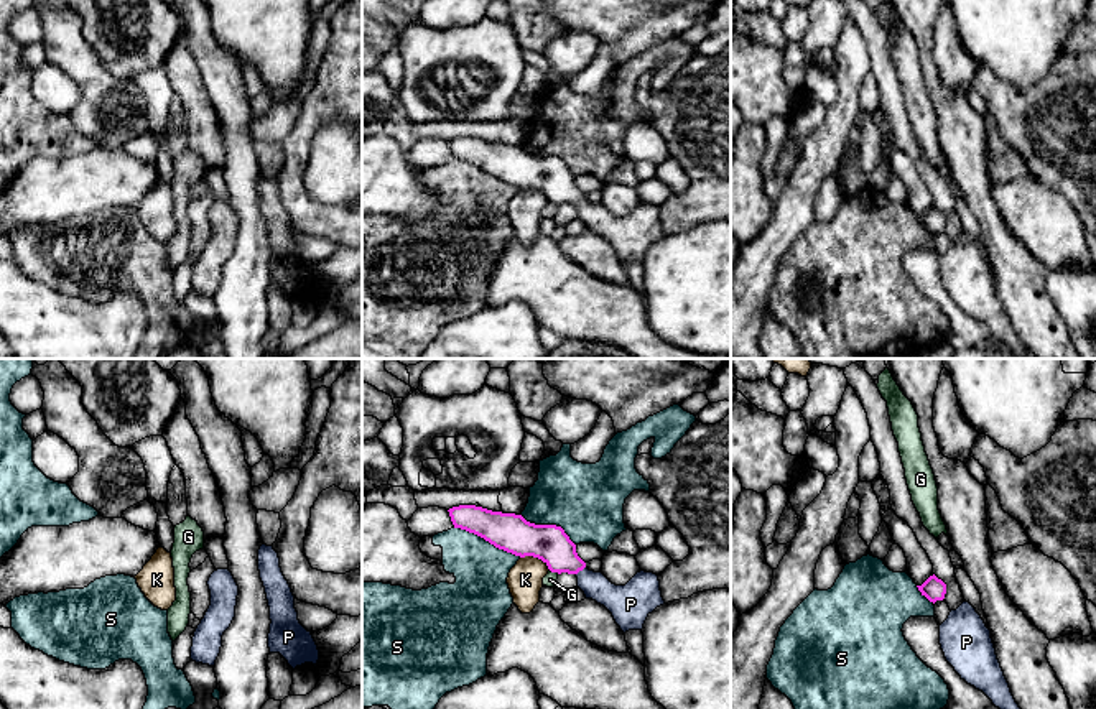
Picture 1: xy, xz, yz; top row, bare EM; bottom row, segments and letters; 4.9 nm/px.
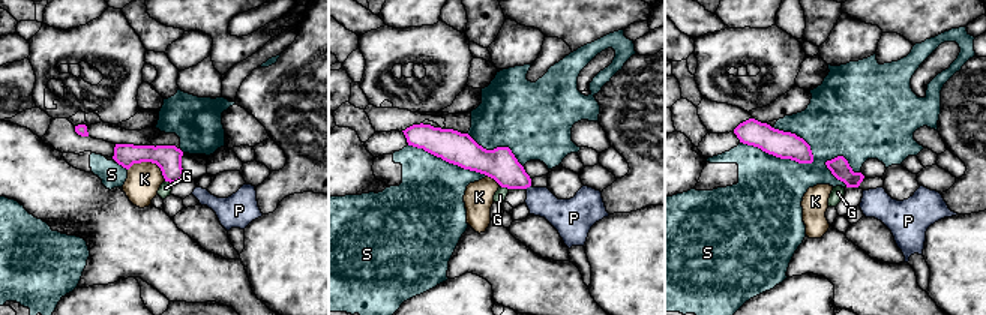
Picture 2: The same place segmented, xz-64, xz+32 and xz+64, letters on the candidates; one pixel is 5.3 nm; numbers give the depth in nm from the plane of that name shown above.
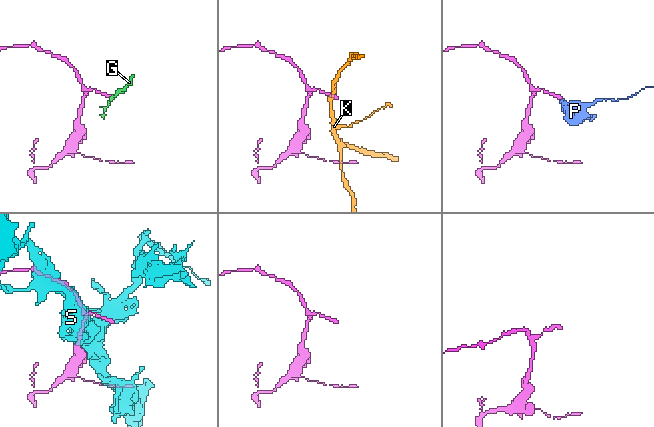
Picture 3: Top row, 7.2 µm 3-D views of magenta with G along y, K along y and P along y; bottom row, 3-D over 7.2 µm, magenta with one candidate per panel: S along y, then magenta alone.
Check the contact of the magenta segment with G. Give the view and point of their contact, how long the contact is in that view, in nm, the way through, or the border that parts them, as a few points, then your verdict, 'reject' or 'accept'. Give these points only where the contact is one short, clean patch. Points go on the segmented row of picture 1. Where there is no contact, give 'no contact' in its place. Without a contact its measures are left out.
meets magenta in xz at (555, 571); contact 50 nm long; border along xz (550, 569), (558, 573); reject

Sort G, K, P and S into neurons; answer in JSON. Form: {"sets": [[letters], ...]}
{"sets": [["G"], ["K"], ["P"], ["S"]]}

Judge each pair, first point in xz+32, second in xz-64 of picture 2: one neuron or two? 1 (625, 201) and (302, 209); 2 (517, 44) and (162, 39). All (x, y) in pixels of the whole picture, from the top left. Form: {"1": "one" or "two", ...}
{"1": "two", "2": "two"}

